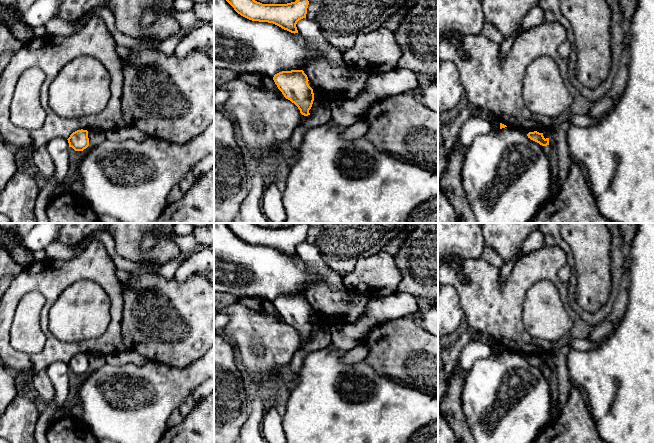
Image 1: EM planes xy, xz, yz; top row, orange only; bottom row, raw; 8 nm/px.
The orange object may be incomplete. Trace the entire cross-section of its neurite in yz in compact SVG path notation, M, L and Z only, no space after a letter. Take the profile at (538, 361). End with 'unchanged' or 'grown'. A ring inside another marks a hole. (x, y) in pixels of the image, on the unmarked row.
M517 352L517 353L520 354L521 356L523 356L524 358L526 358L528 360L528 362L539 367L542 370L549 369L549 370L553 371L553 369L554 369L554 365L551 361L546 362L546 363L544 362L543 355L528 356L521 352Z | grown

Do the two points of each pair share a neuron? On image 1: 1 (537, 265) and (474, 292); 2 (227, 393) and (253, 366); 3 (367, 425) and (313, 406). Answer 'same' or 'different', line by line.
1: same
2: different
3: same

